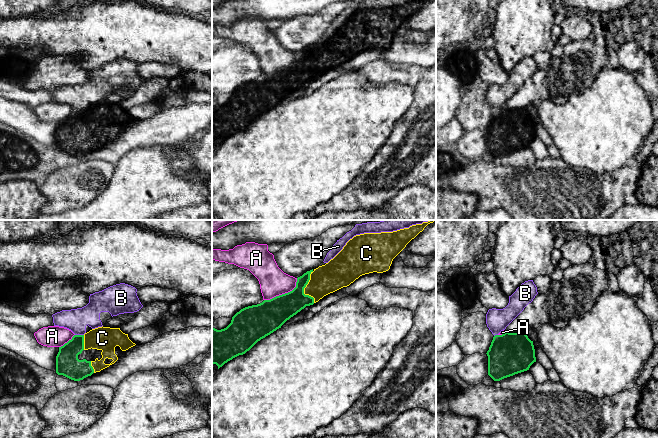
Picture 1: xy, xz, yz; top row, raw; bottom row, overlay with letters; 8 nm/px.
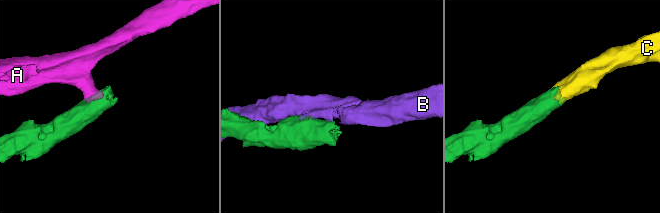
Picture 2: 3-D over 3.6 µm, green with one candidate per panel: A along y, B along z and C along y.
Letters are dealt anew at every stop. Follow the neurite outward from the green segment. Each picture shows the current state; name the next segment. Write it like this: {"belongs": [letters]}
{"belongs": ["C"]}

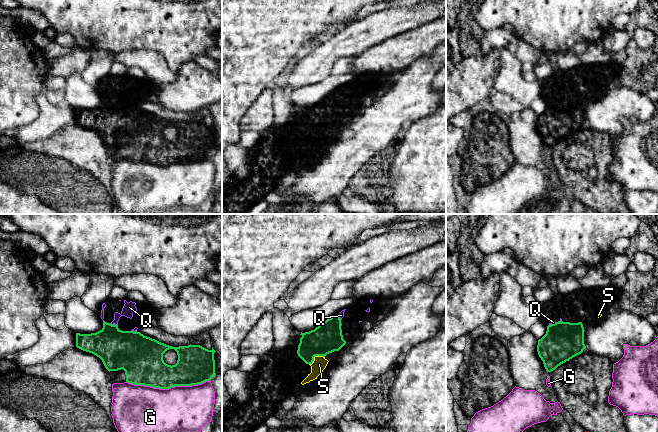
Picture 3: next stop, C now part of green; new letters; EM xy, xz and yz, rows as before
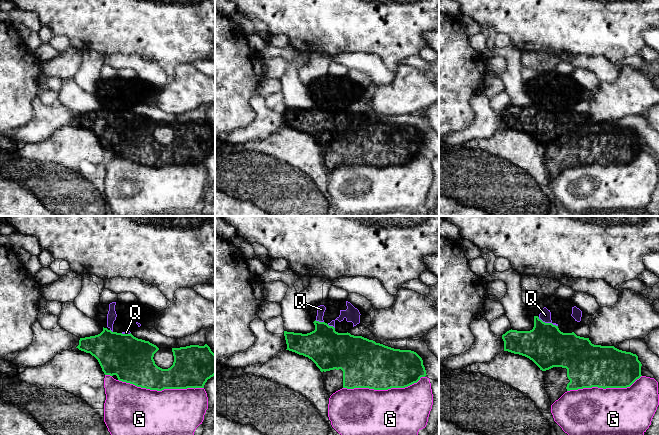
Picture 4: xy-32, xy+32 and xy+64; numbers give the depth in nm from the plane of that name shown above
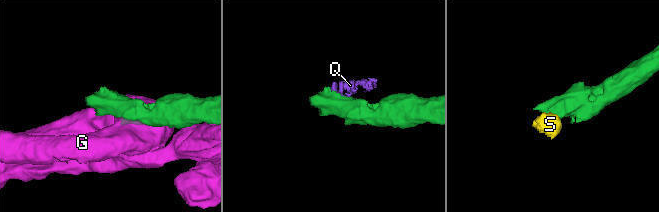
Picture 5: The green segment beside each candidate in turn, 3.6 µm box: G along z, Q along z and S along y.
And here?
{"belongs": []}

